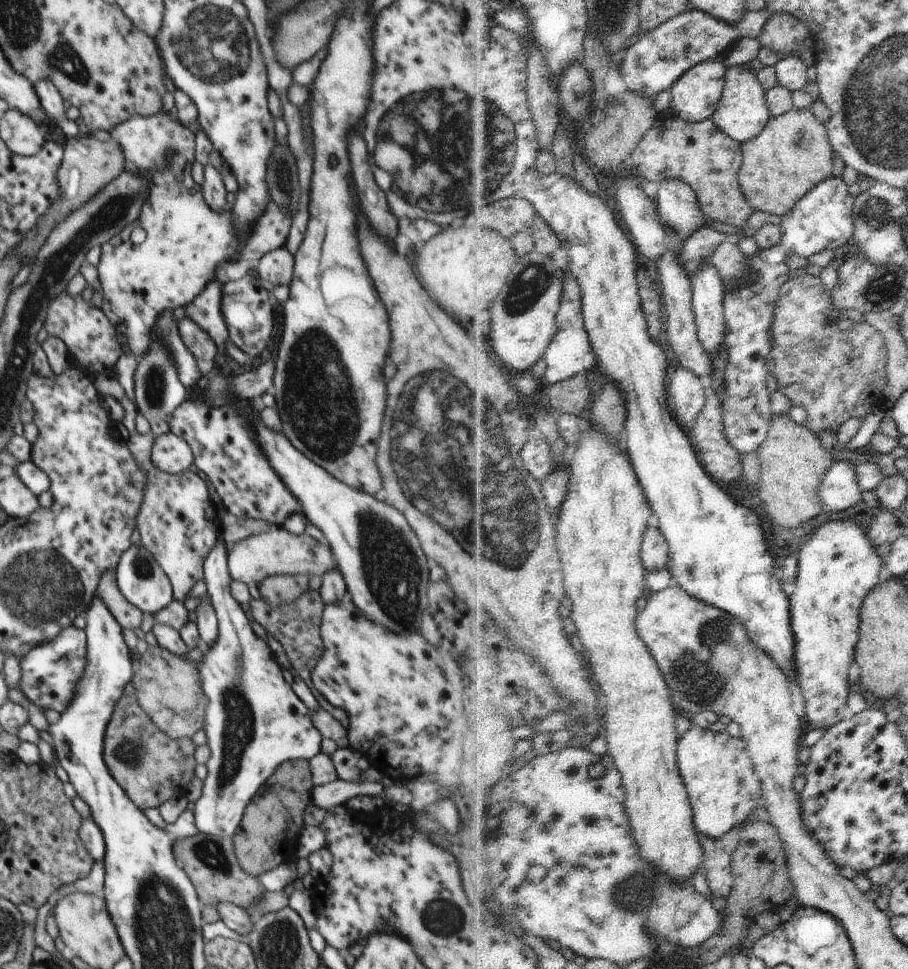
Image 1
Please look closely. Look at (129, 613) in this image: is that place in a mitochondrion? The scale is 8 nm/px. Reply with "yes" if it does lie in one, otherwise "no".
no

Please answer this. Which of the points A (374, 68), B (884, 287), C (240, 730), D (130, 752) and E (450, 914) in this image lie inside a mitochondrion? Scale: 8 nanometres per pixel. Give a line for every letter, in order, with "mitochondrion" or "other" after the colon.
A: other
B: mitochondrion
C: mitochondrion
D: mitochondrion
E: mitochondrion

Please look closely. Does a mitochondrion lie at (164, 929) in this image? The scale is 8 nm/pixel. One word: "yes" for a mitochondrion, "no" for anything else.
yes

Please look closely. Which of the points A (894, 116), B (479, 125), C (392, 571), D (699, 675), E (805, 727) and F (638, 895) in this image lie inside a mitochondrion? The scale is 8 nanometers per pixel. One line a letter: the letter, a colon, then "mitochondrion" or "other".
A: mitochondrion
B: mitochondrion
C: mitochondrion
D: mitochondrion
E: other
F: mitochondrion

